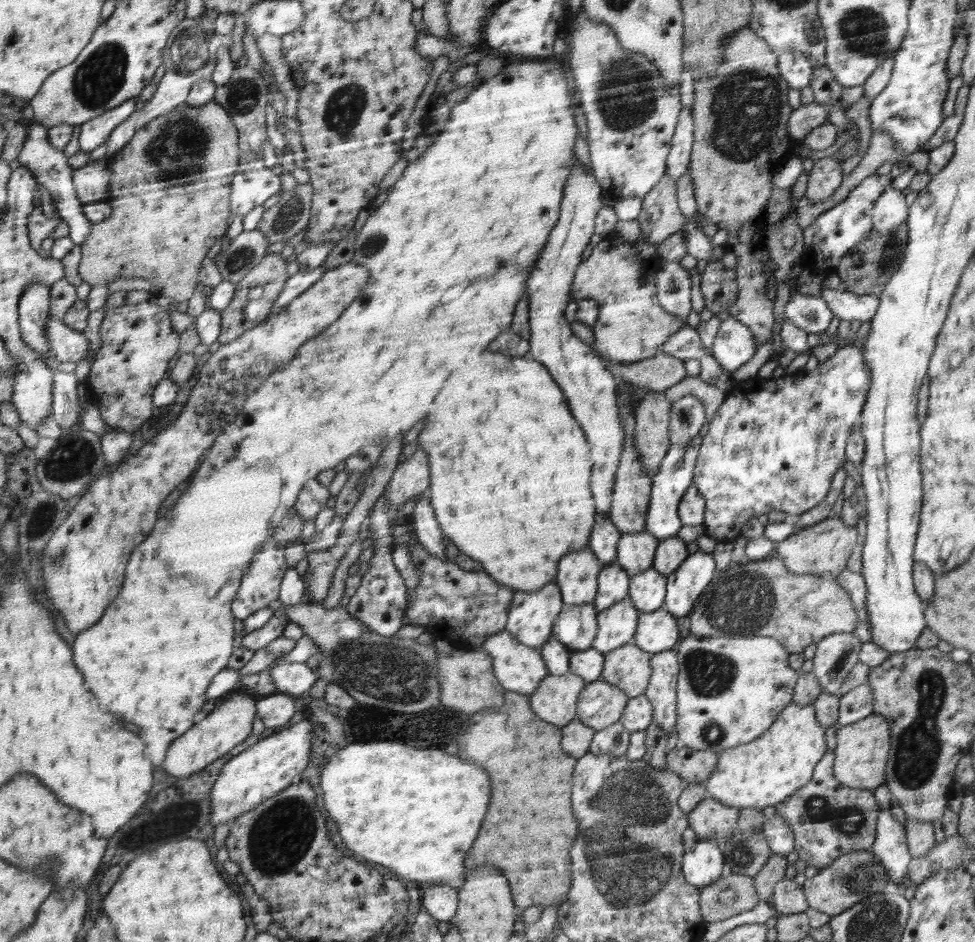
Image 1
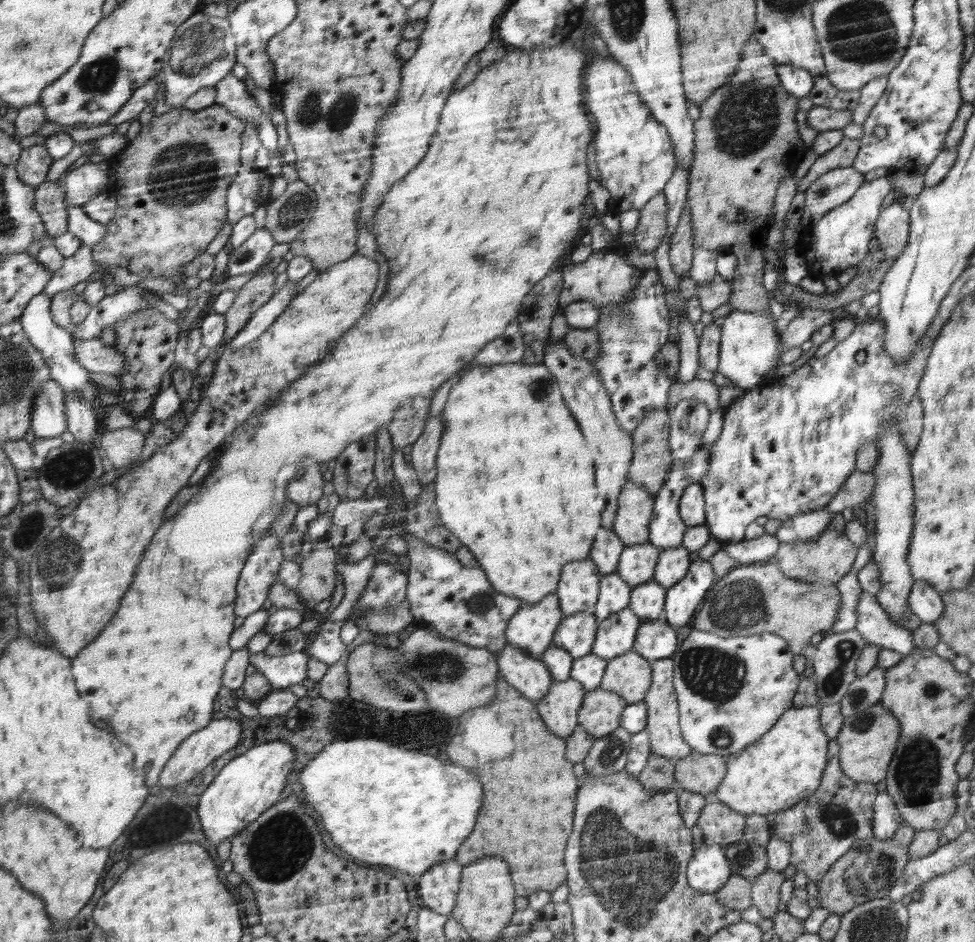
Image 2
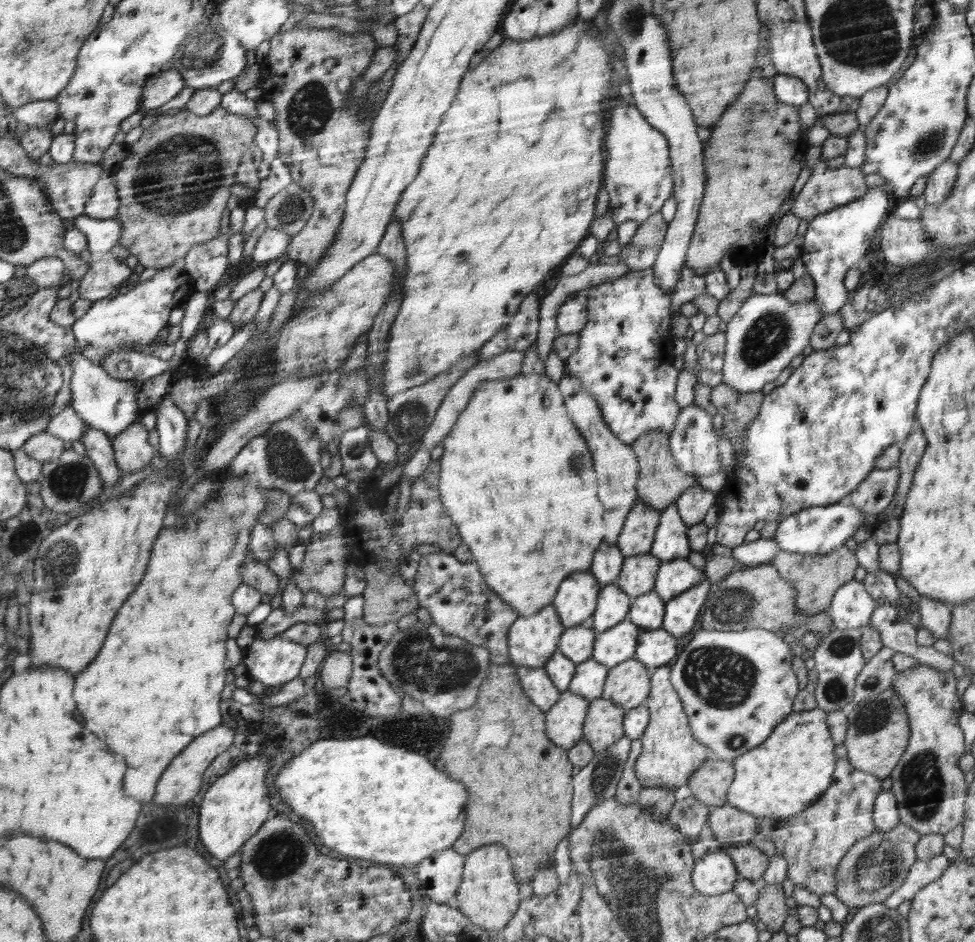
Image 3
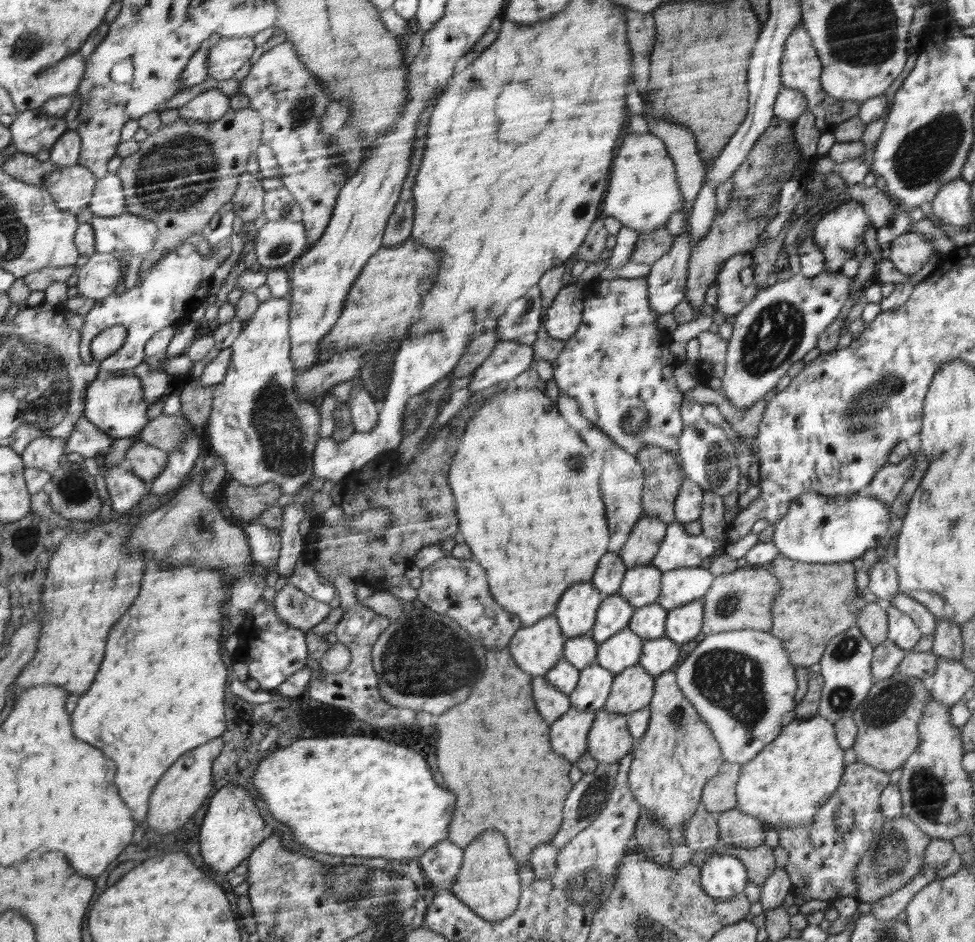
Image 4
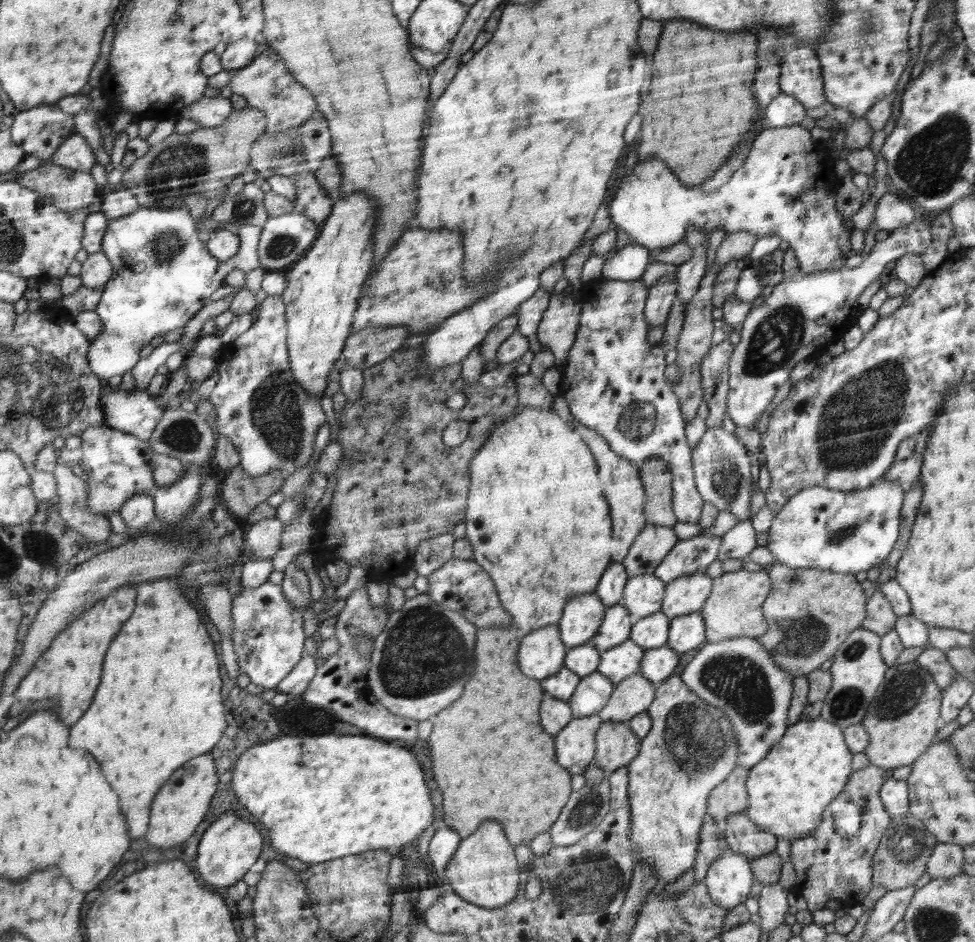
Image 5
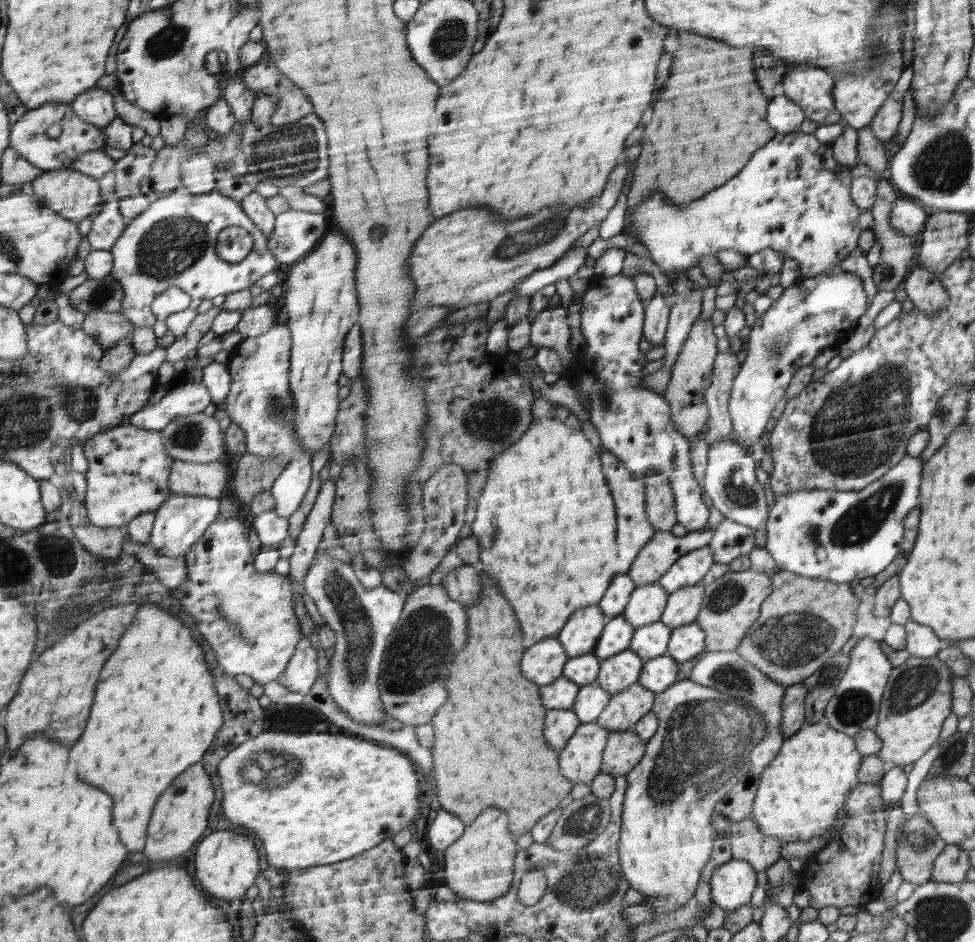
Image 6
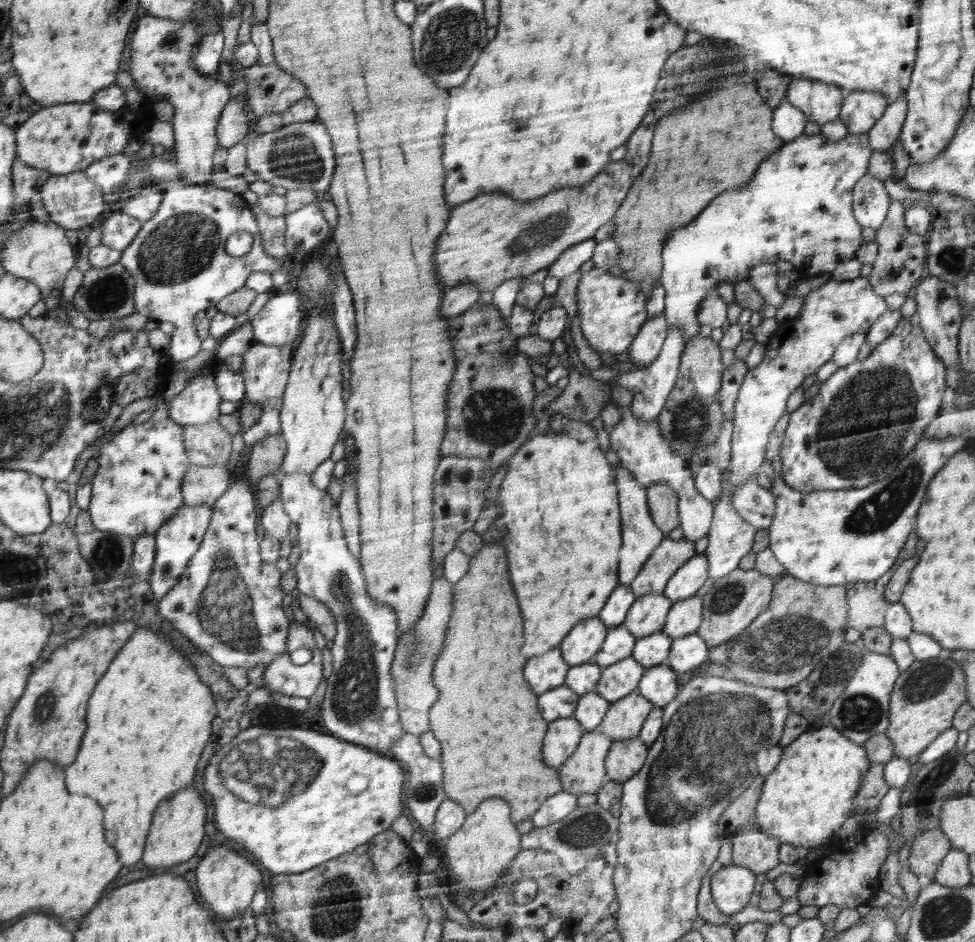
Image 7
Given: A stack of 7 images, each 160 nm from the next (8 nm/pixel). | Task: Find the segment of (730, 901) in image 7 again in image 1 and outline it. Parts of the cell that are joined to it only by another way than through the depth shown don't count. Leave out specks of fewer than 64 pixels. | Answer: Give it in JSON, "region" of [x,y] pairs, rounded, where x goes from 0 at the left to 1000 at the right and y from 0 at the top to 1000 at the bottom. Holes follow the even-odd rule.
{"region":[[[716,892],[707,904],[702,907],[702,930],[706,937],[720,944],[737,934],[744,914],[745,911],[741,911],[741,904],[732,893]]]}

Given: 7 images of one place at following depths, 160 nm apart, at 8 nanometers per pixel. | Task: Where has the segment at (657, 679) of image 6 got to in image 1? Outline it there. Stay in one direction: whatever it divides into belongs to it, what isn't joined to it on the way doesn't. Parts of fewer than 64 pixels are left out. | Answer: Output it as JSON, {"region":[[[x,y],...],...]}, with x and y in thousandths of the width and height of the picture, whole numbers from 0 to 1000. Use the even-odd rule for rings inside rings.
{"region":[[[677,645],[666,651],[655,651],[654,667],[648,682],[666,693],[679,693],[695,682],[695,673],[697,671],[691,653]]]}

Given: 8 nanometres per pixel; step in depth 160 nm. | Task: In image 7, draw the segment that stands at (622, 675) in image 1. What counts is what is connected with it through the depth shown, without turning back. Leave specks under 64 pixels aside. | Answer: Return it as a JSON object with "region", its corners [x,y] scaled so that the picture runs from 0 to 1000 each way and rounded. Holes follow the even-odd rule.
{"region":[[[654,735],[626,747],[614,775],[630,787],[654,783],[661,765],[669,757],[669,744]]]}

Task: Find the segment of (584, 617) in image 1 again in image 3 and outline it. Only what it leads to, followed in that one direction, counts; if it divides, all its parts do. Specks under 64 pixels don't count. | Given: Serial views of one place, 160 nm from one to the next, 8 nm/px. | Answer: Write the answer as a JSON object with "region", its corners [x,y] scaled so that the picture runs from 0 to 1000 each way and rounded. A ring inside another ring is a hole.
{"region":[[[604,661],[588,665],[581,667],[581,671],[574,676],[572,692],[594,705],[608,699],[607,684],[610,684],[609,671]]]}

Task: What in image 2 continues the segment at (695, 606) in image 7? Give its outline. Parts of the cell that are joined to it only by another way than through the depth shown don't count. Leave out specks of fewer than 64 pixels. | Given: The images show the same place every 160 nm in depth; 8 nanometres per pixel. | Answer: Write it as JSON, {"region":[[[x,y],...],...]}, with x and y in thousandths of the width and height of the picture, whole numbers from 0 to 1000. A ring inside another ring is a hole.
{"region":[[[701,579],[685,581],[677,587],[676,599],[672,601],[672,613],[669,616],[685,626],[705,613],[708,603],[708,592],[706,592],[704,581]]]}

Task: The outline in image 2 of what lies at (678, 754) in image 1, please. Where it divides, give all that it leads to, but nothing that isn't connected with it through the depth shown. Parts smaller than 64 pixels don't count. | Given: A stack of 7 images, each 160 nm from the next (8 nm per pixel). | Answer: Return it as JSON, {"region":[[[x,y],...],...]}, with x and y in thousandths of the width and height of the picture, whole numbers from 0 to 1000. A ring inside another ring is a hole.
{"region":[[[710,798],[692,809],[694,834],[702,840],[720,843],[733,842],[746,824],[746,806],[735,800]]]}

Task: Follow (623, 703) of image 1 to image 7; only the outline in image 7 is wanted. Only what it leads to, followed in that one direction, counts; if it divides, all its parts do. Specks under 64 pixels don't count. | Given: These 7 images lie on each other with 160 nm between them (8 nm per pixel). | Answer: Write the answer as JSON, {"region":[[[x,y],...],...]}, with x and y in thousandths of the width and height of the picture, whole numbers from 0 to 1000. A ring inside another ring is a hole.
{"region":[[[654,783],[630,787],[622,805],[622,830],[646,829],[659,816],[665,798],[667,794]]]}

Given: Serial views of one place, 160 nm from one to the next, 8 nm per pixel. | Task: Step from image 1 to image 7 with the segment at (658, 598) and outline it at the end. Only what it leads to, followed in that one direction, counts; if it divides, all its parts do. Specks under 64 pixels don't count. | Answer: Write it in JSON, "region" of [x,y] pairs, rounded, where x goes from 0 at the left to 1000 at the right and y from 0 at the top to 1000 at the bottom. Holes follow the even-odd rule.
{"region":[[[680,669],[677,672],[666,673],[664,676],[654,677],[647,697],[661,706],[662,709],[679,706],[687,696],[690,683],[691,678]]]}

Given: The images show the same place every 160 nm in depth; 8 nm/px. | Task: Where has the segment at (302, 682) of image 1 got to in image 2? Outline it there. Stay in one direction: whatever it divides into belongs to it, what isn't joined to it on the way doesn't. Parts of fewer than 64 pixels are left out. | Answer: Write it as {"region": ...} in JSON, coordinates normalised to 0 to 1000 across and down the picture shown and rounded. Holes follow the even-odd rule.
{"region":[[[268,691],[255,696],[255,705],[262,707],[279,727],[278,735],[312,724],[314,701],[316,696],[312,691],[289,693],[287,696],[275,696]]]}

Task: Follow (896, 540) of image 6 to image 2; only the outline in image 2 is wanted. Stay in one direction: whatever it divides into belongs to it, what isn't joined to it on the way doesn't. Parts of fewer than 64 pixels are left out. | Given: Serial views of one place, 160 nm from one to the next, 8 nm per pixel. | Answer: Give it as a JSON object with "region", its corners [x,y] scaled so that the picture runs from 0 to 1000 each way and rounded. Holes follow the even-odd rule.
{"region":[[[841,540],[827,546],[819,546],[811,552],[803,553],[795,566],[801,576],[808,574],[832,574],[845,564],[853,563],[854,550],[857,544]]]}

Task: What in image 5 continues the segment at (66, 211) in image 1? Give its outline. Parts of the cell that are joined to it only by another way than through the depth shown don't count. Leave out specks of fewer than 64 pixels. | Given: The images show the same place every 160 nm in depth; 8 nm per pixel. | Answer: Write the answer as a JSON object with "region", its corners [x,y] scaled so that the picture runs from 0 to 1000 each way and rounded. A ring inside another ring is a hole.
{"region":[[[146,219],[139,225],[131,229],[114,232],[114,240],[111,243],[110,252],[107,254],[107,268],[115,276],[118,285],[118,293],[109,304],[109,312],[105,322],[98,330],[107,340],[107,352],[95,359],[92,370],[92,387],[98,398],[106,401],[110,408],[113,401],[125,399],[139,391],[139,386],[146,382],[146,372],[160,358],[169,357],[178,350],[189,349],[205,330],[209,328],[209,318],[217,314],[219,308],[228,306],[230,295],[240,285],[249,287],[251,290],[265,283],[265,278],[252,280],[258,274],[263,274],[263,261],[265,251],[269,251],[269,241],[254,239],[248,242],[250,252],[246,253],[245,268],[242,272],[250,272],[250,280],[241,276],[227,278],[211,261],[211,247],[216,239],[216,223],[201,235],[195,226],[196,222],[186,221],[185,223],[166,223],[160,220]],[[203,238],[210,239],[210,247],[205,246]]]}

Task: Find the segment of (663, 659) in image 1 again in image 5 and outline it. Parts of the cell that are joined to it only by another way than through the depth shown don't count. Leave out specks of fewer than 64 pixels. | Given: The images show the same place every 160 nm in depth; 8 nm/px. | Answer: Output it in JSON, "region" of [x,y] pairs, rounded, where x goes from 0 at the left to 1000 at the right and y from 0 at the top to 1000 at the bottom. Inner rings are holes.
{"region":[[[689,717],[675,727],[672,744],[662,754],[669,761],[668,774],[658,785],[654,803],[644,812],[646,837],[643,842],[649,874],[646,890],[656,902],[656,908],[652,910],[673,923],[676,936],[685,938],[713,919],[726,845],[757,812],[757,783],[742,754],[722,745],[695,717]]]}

